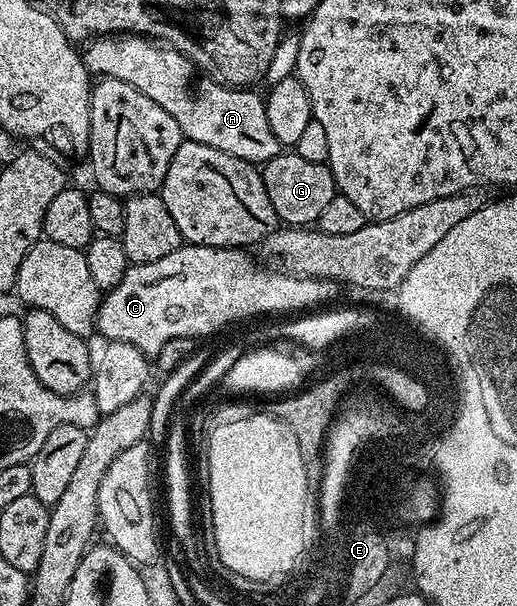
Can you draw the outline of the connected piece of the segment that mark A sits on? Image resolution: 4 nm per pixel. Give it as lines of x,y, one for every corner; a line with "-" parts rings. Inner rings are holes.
124,34
120,37
98,37
86,42
83,47
83,58
90,76
127,81
127,85
139,89
143,97
151,97
155,105
167,109
167,113
171,113
171,117
175,117
176,123
179,124
182,136
190,143
211,145
211,149
231,153
231,157
239,157
254,165
263,165
267,160
282,154
281,142
277,140
275,133
271,133
271,125
267,121
264,98
260,94
257,96
256,90
253,89
226,87
224,83
216,83
183,53
148,37

